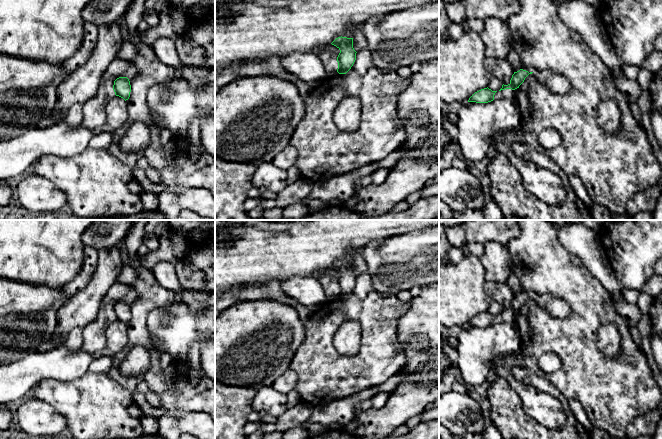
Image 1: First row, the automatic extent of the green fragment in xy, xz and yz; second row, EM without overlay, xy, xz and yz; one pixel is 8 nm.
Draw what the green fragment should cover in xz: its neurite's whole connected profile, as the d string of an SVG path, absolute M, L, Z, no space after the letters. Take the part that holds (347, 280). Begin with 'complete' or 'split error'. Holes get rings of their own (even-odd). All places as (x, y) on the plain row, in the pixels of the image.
complete; M338 261L332 267L336 270L340 277L337 281L339 298L346 298L353 290L356 284L356 275L353 272L353 262Z

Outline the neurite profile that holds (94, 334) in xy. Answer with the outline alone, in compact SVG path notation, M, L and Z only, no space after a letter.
M115 282L105 294L96 319L83 328L83 344L81 349L87 353L95 353L106 347L106 329L115 321L114 305L119 301L127 301L129 305L137 298L131 285Z

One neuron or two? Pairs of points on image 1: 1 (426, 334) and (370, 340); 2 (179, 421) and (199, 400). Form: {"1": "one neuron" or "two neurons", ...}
{"1": "two neurons", "2": "two neurons"}

